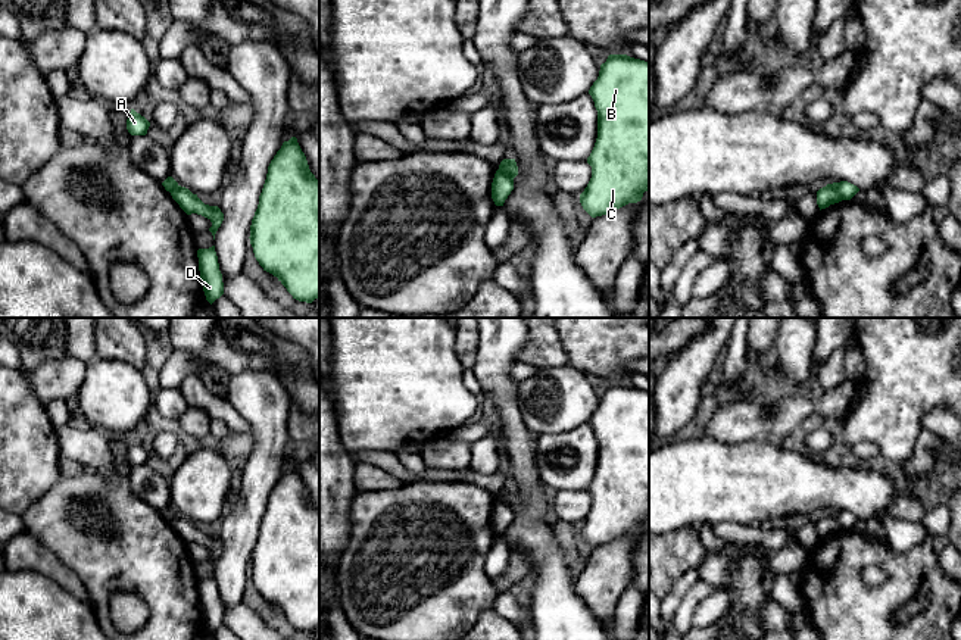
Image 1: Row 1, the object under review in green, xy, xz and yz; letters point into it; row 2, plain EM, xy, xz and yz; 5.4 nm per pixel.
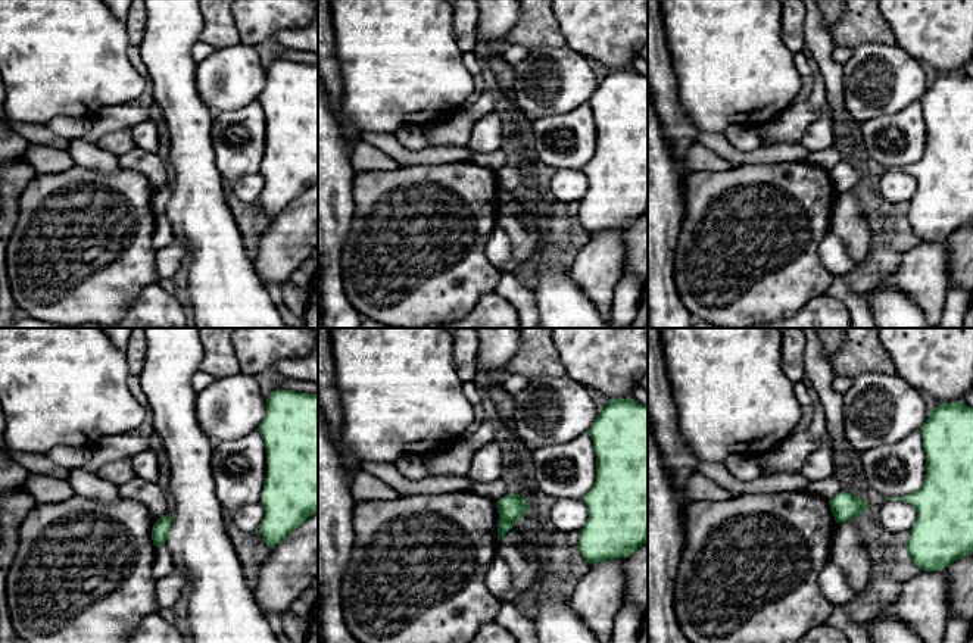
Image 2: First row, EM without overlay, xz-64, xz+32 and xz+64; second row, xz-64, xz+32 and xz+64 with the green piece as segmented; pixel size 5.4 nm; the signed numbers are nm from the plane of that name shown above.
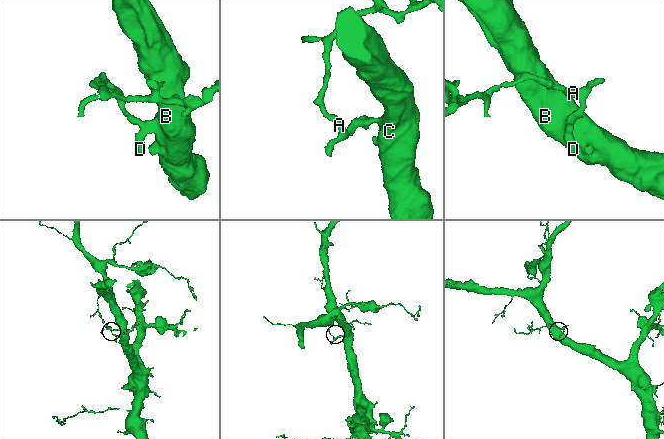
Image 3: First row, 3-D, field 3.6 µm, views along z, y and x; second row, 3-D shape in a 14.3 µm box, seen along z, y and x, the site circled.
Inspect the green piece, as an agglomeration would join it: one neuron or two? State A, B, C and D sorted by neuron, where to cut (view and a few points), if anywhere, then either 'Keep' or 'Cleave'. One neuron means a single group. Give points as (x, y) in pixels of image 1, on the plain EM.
Groups: A / B C D. Split along yz (832, 514), (842, 528). Cleave

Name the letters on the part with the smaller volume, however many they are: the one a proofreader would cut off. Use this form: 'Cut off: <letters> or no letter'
Cut off: A

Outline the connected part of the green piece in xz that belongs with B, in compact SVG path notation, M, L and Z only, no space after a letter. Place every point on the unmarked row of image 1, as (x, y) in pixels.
M609 384L589 424L597 440L597 468L587 487L592 508L580 524L580 533L596 547L640 531L649 519L649 391Z

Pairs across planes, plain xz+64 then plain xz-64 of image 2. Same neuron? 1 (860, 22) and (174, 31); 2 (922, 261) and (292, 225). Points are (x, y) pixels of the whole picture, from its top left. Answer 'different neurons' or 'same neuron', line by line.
1: different neurons
2: same neuron

